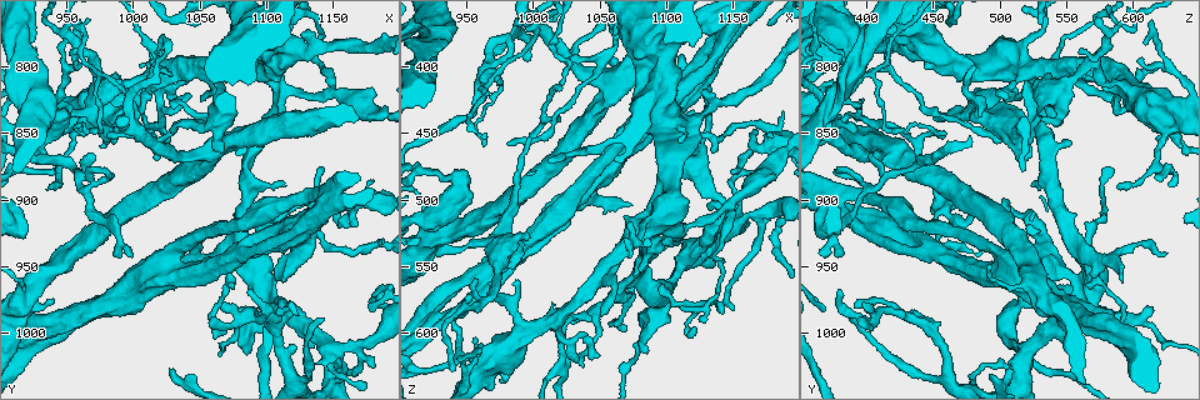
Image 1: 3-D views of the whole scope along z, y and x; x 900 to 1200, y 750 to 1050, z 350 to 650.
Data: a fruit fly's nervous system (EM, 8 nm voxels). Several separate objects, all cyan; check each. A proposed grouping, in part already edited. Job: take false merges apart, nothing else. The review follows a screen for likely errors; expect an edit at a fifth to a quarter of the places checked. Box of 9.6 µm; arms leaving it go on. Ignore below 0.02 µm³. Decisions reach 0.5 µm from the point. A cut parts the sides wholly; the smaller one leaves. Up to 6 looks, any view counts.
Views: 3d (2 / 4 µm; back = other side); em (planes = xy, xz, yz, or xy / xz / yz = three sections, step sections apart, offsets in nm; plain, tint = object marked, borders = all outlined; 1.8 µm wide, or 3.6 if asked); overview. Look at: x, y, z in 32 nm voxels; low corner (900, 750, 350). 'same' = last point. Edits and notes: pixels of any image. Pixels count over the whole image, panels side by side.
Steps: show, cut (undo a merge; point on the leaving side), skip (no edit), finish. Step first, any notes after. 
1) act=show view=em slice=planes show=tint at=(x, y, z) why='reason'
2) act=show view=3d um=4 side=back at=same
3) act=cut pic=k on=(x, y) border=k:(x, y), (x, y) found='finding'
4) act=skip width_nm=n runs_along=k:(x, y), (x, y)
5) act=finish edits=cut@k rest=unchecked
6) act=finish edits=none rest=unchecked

act=show view=3d um=4 at=(1018, 810, 592) why='looks like a crossing'

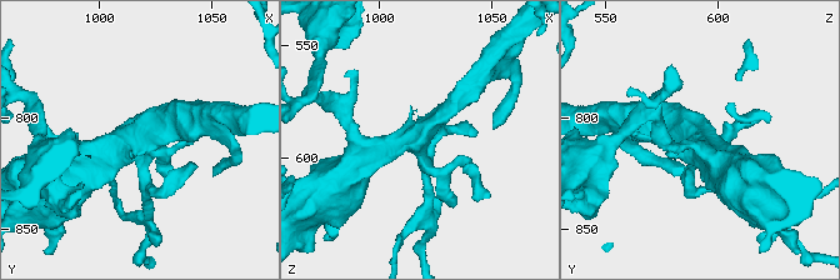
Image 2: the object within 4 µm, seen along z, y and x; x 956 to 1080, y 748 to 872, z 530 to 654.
act=show view=em slice=xz step=4 show=tint at=(1016, 810, 592)

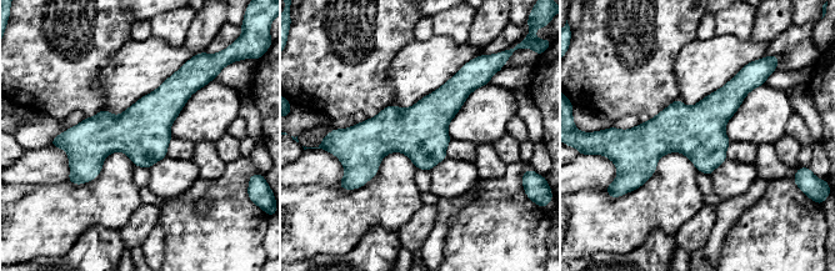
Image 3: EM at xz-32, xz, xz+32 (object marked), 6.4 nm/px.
act=show view=em slice=planes show=tint at=same

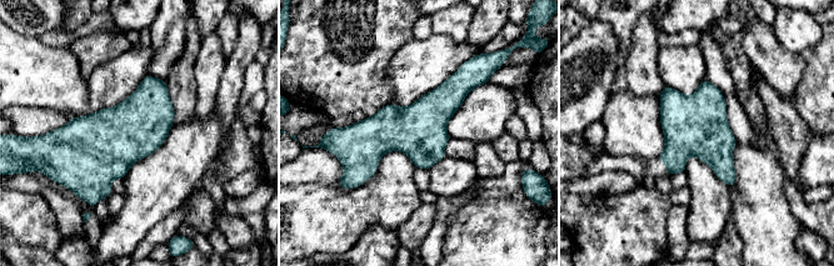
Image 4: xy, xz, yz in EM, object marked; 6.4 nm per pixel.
act=skip found='all the same cell'

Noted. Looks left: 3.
act=show view=em slice=planes show=plain at=(962, 892, 400) why='sharp bend'

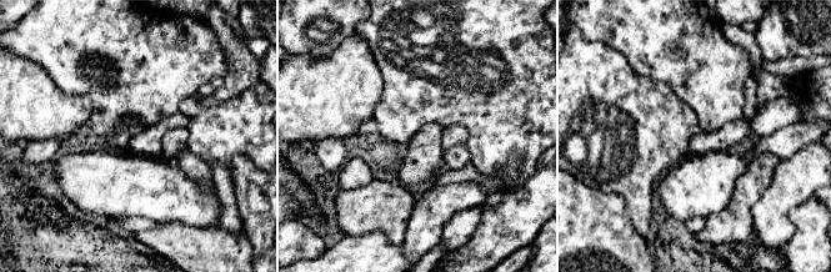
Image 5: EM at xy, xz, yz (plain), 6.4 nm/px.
act=show view=em slice=planes show=tint at=same

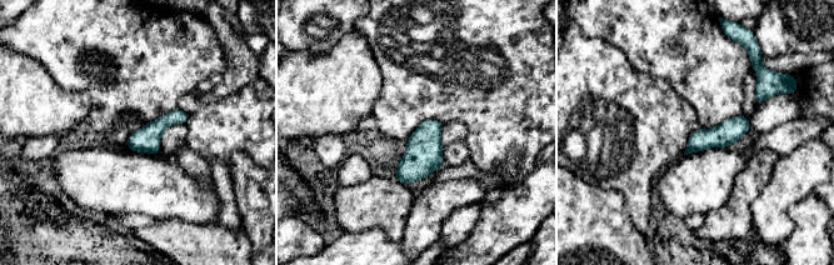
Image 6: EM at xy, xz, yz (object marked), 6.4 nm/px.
act=skip width_nm=140 found='continuous, no second cell'

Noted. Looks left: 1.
act=finish edits=none rest=unchecked

